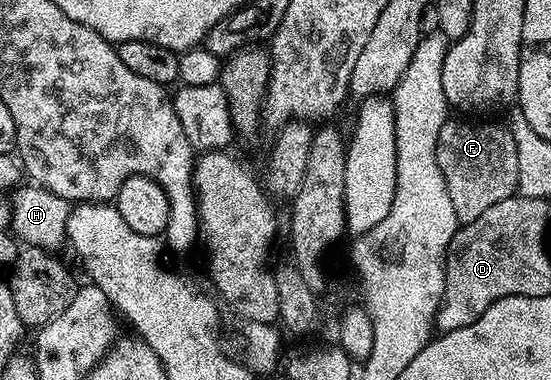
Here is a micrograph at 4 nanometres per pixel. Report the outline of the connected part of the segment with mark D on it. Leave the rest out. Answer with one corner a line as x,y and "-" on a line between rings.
516,194
506,201
498,201
498,205
490,205
490,209
486,209
486,213
478,217
478,221
465,223
457,230
452,244
448,246
444,276
444,302
440,304
440,311
436,314
436,327
441,332
462,329
478,321
478,317
482,317
482,313
486,313
486,309
490,309
494,301
516,295

